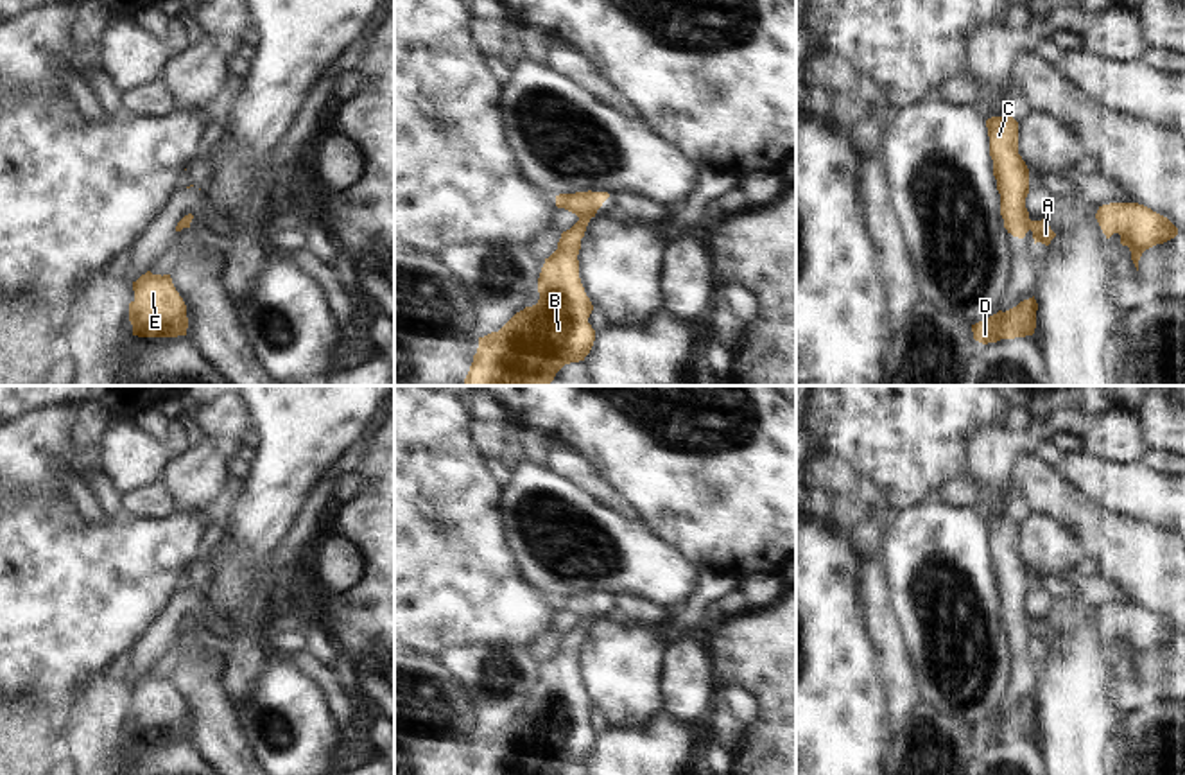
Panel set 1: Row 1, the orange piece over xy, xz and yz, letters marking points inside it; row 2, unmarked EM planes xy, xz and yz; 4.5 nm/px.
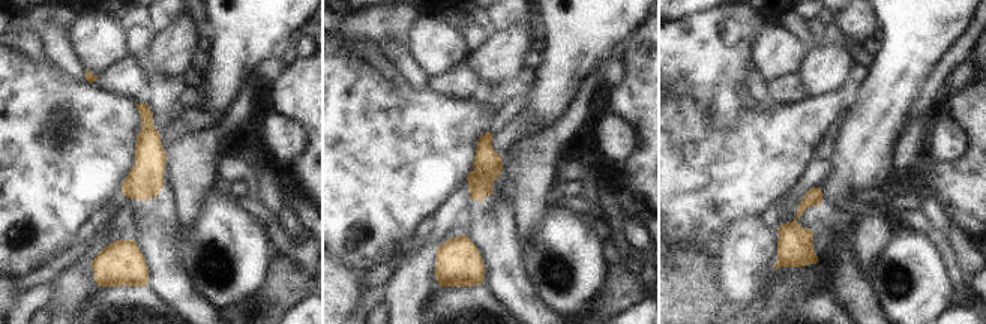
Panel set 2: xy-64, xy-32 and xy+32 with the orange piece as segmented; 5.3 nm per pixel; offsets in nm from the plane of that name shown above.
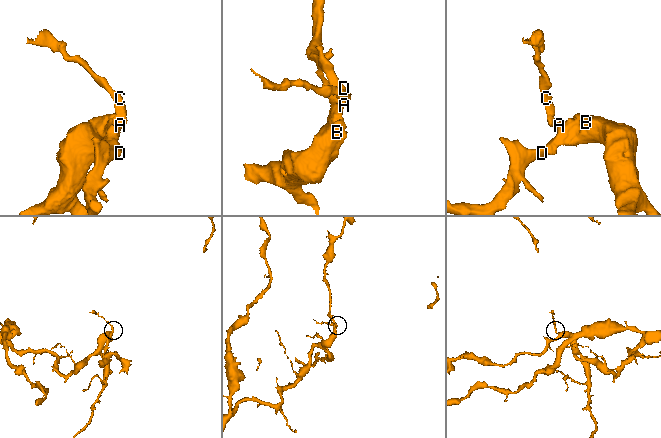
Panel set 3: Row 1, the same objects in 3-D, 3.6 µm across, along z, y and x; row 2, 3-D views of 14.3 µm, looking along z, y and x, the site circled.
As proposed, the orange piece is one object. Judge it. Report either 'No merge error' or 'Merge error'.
Merge error.

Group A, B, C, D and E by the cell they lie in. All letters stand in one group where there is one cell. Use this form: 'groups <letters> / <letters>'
groups A B D E / C

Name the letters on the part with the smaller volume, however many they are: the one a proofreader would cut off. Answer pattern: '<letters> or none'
C.

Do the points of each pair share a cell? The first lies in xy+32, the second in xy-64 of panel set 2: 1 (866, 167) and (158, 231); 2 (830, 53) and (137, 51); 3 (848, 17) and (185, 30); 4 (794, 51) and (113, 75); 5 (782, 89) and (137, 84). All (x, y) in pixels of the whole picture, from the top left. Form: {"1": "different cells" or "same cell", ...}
{"1": "different cells", "2": "different cells", "3": "different cells", "4": "different cells", "5": "same cell"}

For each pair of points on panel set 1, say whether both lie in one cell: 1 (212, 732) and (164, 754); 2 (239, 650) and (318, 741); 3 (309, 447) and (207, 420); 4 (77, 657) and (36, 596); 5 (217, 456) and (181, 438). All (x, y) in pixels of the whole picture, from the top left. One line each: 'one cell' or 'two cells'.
1: two cells
2: two cells
3: two cells
4: one cell
5: two cells

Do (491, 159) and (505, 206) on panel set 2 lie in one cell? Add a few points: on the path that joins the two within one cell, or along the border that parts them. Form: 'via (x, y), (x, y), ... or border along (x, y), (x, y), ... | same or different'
via (491, 171), (491, 185), (499, 194) | same

